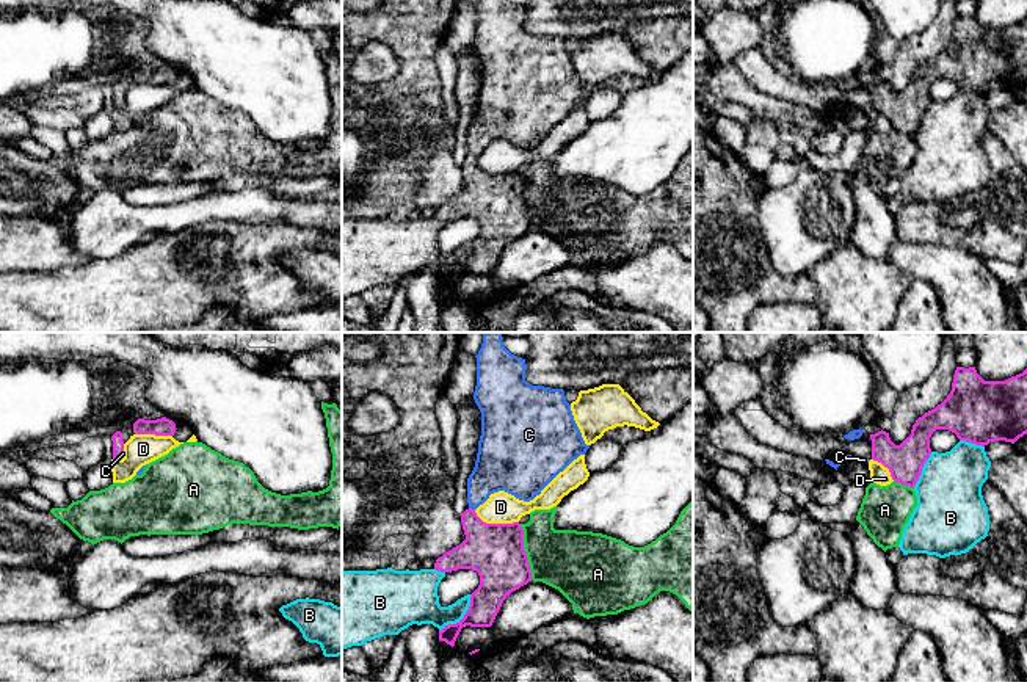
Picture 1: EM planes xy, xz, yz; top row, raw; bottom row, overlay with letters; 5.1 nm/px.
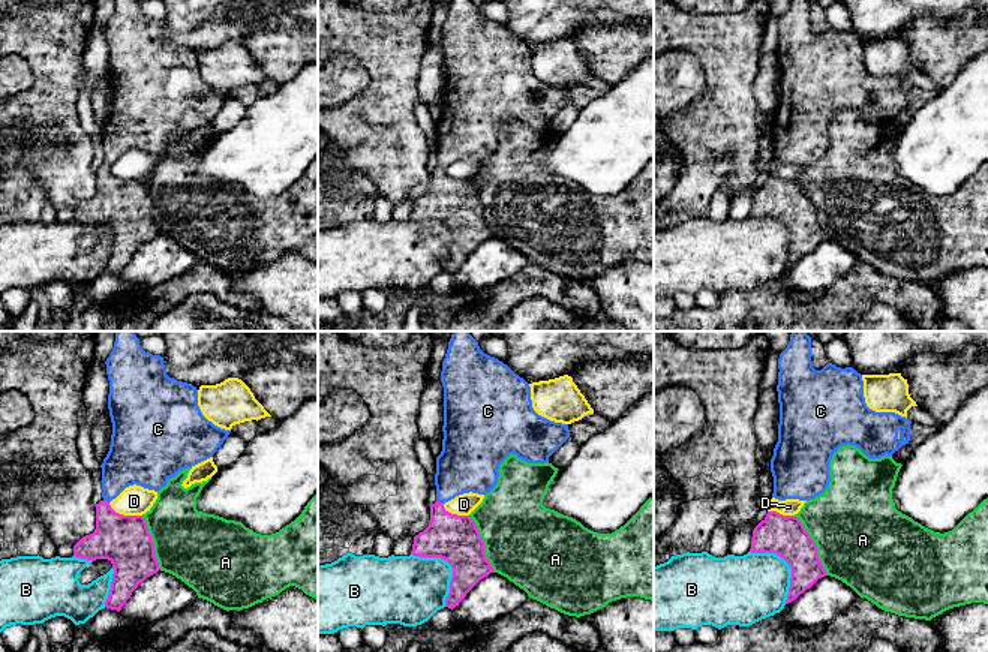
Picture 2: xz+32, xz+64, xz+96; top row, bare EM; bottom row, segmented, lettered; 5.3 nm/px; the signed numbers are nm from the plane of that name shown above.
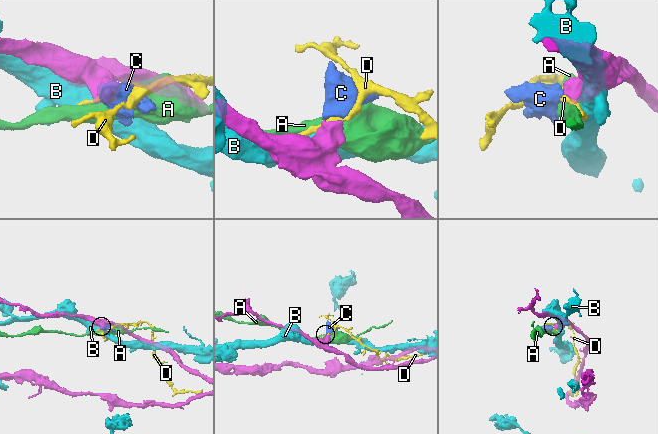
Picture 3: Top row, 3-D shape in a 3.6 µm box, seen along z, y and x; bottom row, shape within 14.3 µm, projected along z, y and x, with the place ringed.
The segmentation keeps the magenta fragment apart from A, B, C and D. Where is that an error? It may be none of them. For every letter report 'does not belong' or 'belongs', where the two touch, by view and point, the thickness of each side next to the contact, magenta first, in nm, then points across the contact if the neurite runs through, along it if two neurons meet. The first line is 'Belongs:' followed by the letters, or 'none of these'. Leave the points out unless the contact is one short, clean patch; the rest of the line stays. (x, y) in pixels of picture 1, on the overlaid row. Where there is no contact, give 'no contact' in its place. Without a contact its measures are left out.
Belongs: C
A: does not belong; meets magenta in xz at (524, 552); 280 nm thick on the magenta side, 320 nm on the other
B: does not belong; meets magenta in xz at (463, 618); 180 nm thick on the magenta side, 220 nm on the other
C: belongs; meets magenta in xz at (471, 508); 280 nm thick on the magenta side, 240 nm on the other; runs through xz (494, 551), (472, 526), (471, 508), (480, 485), (497, 467)
D: does not belong; meets magenta in xz at (496, 524); 280 nm thick on the magenta side, 160 nm on the other

